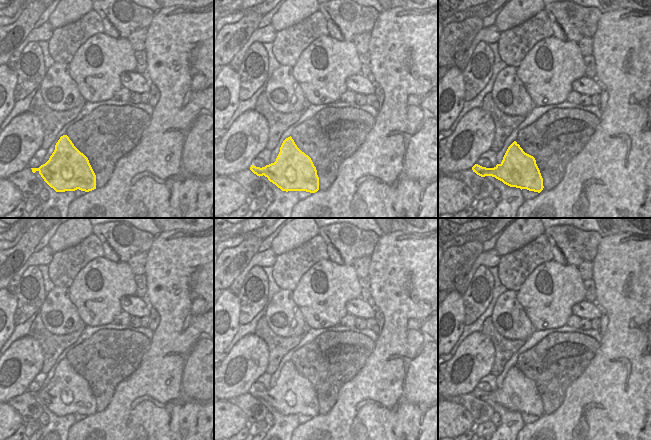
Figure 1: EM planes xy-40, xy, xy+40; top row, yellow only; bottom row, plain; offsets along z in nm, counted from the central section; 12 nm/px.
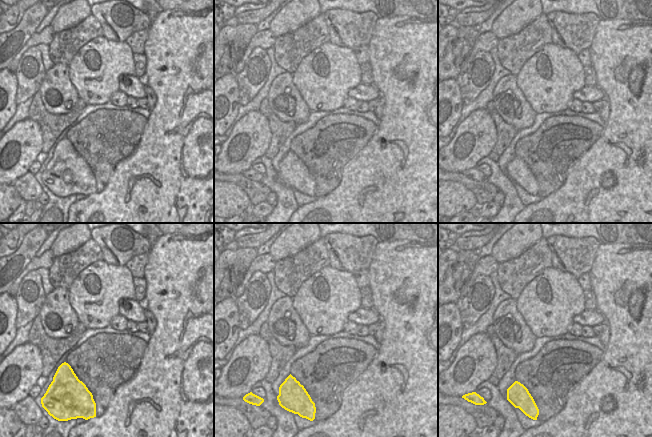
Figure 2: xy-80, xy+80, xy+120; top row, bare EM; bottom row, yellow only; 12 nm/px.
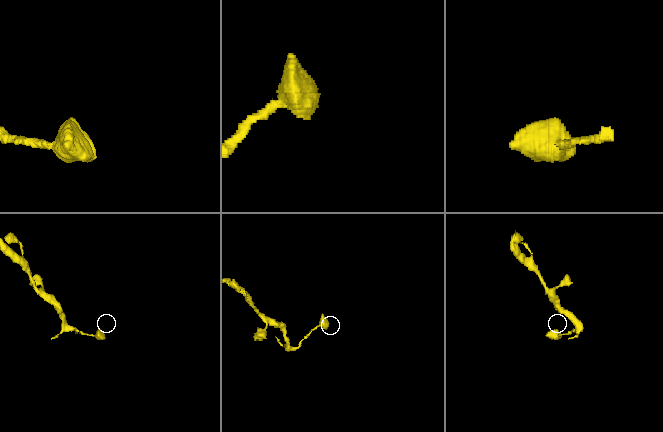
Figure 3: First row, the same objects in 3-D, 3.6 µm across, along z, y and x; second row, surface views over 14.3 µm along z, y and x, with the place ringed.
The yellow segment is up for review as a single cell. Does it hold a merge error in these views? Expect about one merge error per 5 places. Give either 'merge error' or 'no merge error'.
no merge error

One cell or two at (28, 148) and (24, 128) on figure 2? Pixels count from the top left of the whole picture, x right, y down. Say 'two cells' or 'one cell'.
one cell

